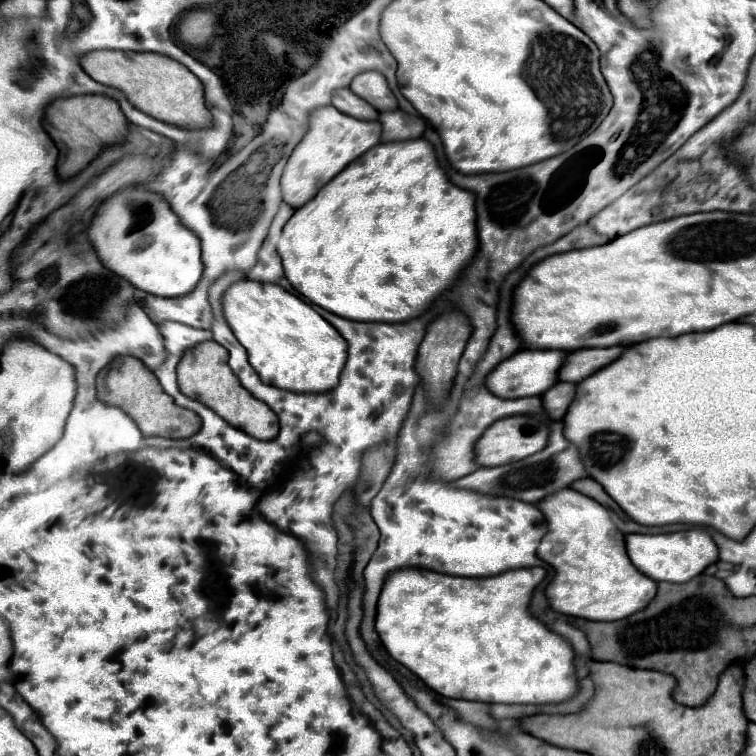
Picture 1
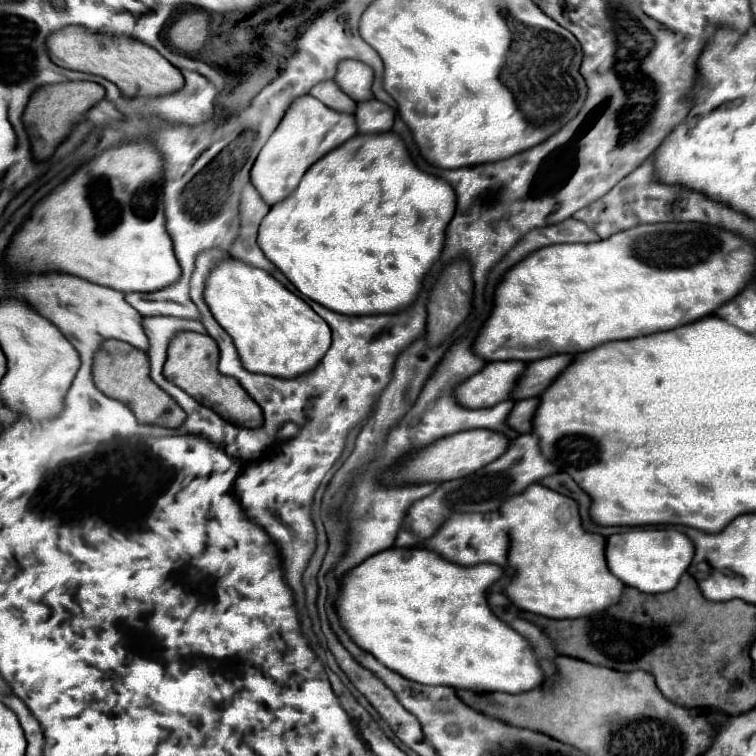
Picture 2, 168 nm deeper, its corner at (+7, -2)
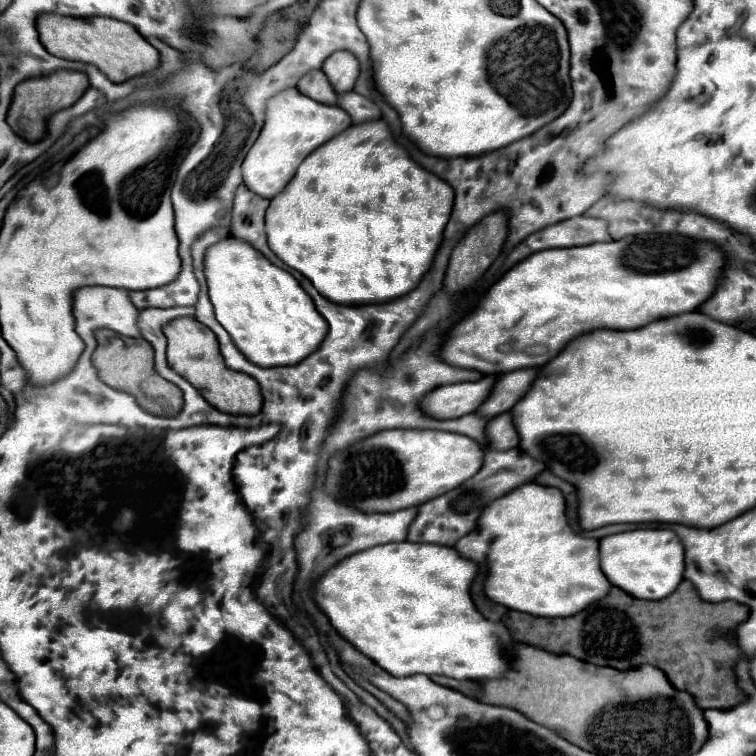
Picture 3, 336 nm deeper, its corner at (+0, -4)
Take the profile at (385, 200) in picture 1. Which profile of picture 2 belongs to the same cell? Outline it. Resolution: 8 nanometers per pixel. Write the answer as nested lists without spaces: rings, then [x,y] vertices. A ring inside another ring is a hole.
[[[384,132],[384,134],[356,134],[352,140],[342,144],[340,148],[332,150],[316,162],[302,178],[300,186],[282,202],[274,204],[266,218],[260,224],[260,234],[258,234],[258,246],[266,254],[266,258],[310,300],[322,304],[324,308],[346,314],[346,316],[368,316],[368,314],[396,314],[406,310],[408,306],[414,304],[418,298],[418,292],[422,288],[422,280],[428,274],[428,270],[434,266],[434,262],[440,258],[444,242],[446,242],[446,228],[448,222],[452,220],[452,214],[456,210],[456,194],[452,194],[452,186],[448,182],[438,180],[426,172],[422,172],[414,160],[410,158],[410,152],[406,150],[402,138],[394,132]]]

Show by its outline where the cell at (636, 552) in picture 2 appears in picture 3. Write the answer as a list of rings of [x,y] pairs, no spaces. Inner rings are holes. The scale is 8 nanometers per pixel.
[[[643,528],[611,534],[599,540],[599,554],[601,570],[607,576],[607,580],[613,586],[623,588],[627,594],[641,600],[661,600],[669,596],[683,580],[685,550],[679,536],[673,530]]]

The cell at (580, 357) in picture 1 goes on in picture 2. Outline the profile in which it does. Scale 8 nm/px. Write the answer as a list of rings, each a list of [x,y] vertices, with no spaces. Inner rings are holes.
[[[558,354],[550,358],[542,358],[536,362],[530,362],[524,376],[520,378],[518,386],[512,392],[512,400],[524,400],[532,396],[540,396],[552,382],[572,364],[572,354]]]

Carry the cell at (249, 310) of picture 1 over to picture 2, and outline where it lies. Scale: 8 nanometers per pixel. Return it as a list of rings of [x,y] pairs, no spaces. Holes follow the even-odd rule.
[[[226,260],[216,266],[216,270],[210,272],[206,280],[206,292],[204,292],[206,304],[210,306],[214,318],[218,324],[232,336],[234,346],[240,354],[240,360],[246,370],[254,374],[268,374],[274,378],[298,378],[308,372],[312,372],[326,352],[332,346],[332,332],[330,326],[294,292],[284,288],[278,280],[274,280],[266,270],[252,268],[240,260]]]

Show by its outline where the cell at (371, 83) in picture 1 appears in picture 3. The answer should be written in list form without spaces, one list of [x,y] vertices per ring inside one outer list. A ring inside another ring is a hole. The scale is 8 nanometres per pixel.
[[[333,52],[321,68],[335,92],[349,92],[359,76],[359,62],[351,52]]]

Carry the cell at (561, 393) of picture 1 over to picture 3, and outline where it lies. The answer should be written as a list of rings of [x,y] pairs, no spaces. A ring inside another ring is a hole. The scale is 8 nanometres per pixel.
[[[509,412],[499,414],[487,422],[487,442],[489,442],[489,448],[495,448],[495,450],[507,450],[507,448],[519,446],[519,436],[515,432]]]

